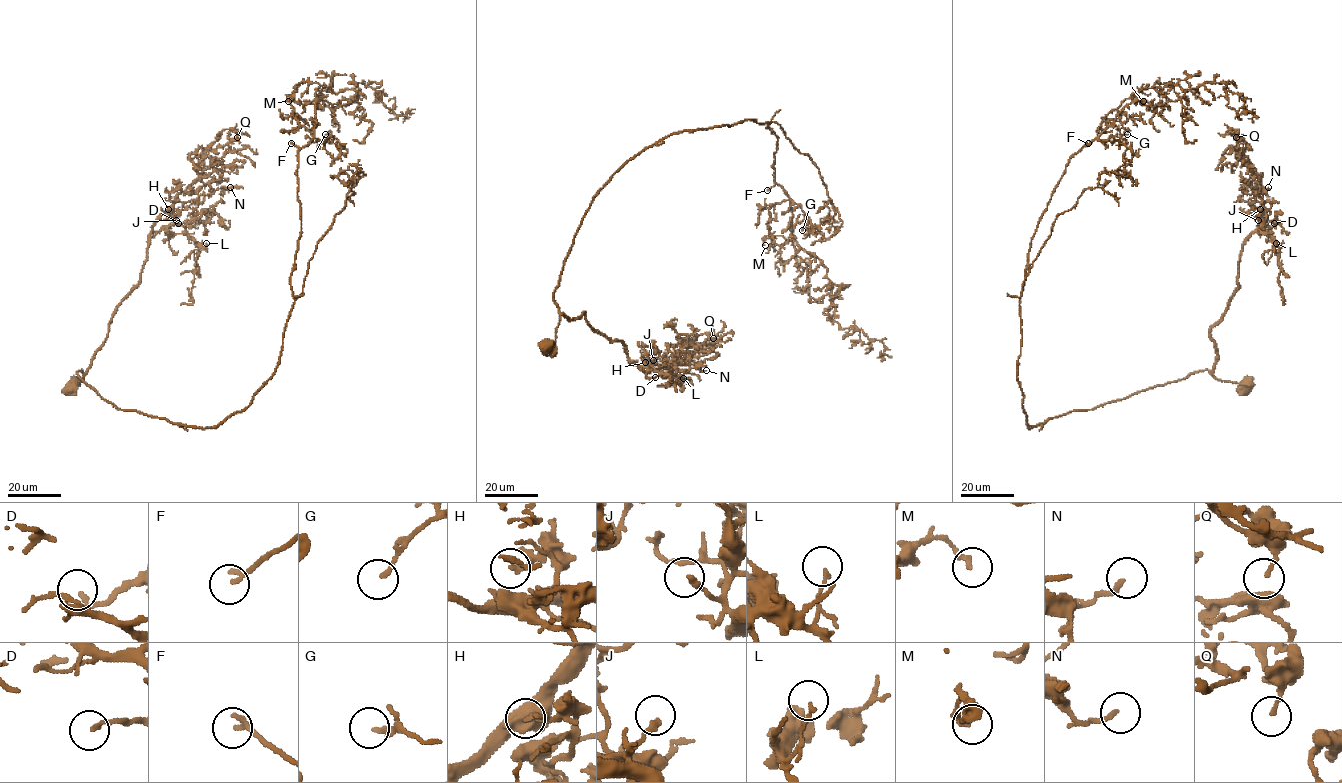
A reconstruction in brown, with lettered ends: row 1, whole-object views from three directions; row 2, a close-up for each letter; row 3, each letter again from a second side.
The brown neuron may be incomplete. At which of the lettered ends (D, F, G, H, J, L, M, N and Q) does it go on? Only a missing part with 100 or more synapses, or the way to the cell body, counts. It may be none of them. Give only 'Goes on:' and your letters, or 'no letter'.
Goes on: no letter

